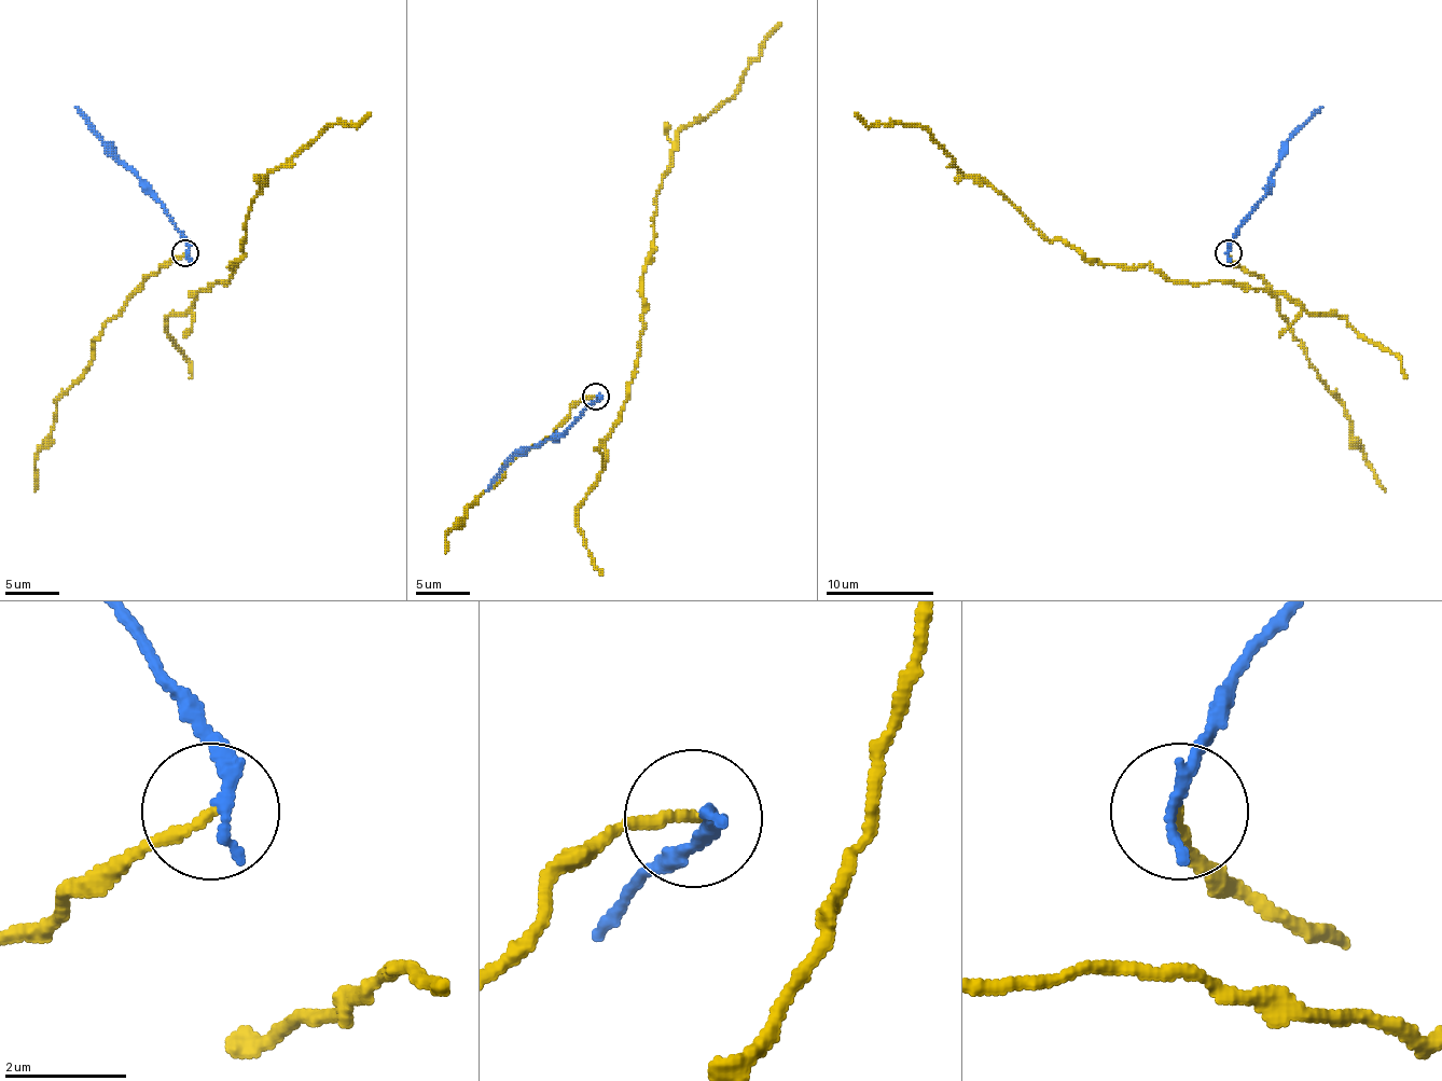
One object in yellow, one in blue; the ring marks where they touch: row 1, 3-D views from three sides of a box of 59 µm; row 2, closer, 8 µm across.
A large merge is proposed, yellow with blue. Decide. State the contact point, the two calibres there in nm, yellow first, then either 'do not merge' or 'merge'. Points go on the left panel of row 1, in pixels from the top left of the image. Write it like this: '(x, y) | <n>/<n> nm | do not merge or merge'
(185, 252) | 180/280 nm | do not merge

